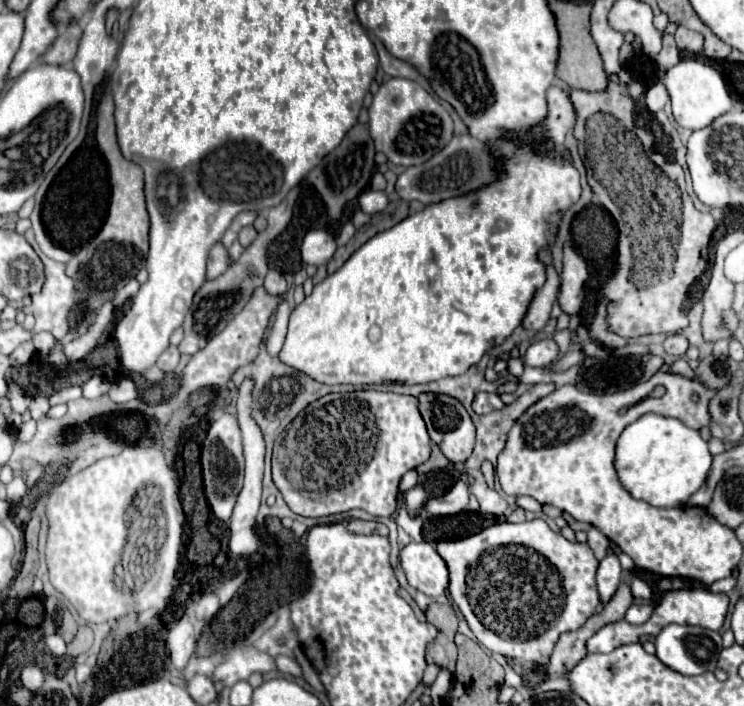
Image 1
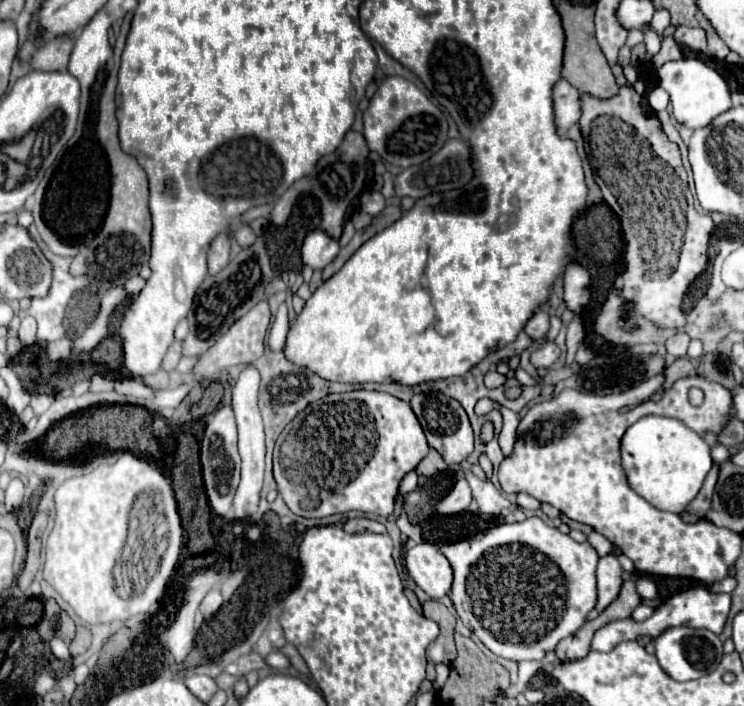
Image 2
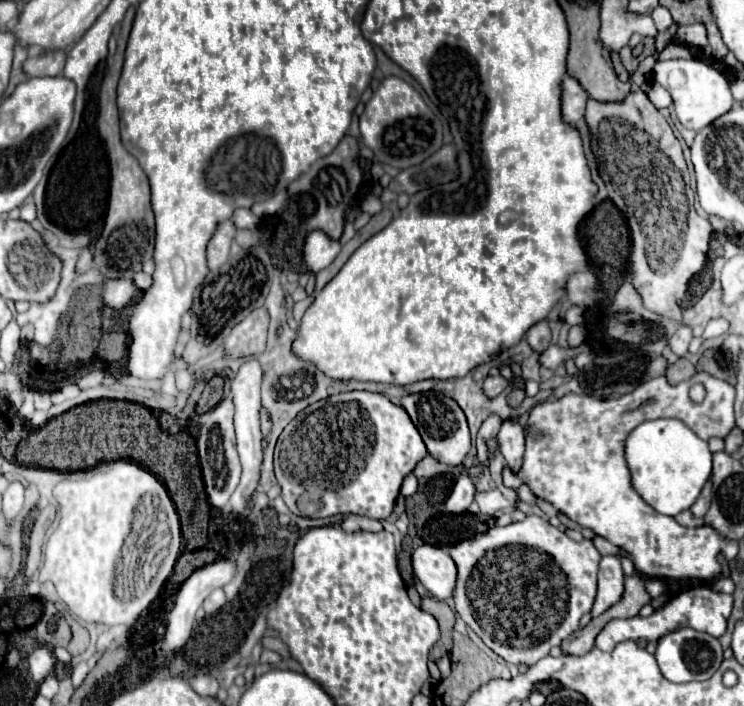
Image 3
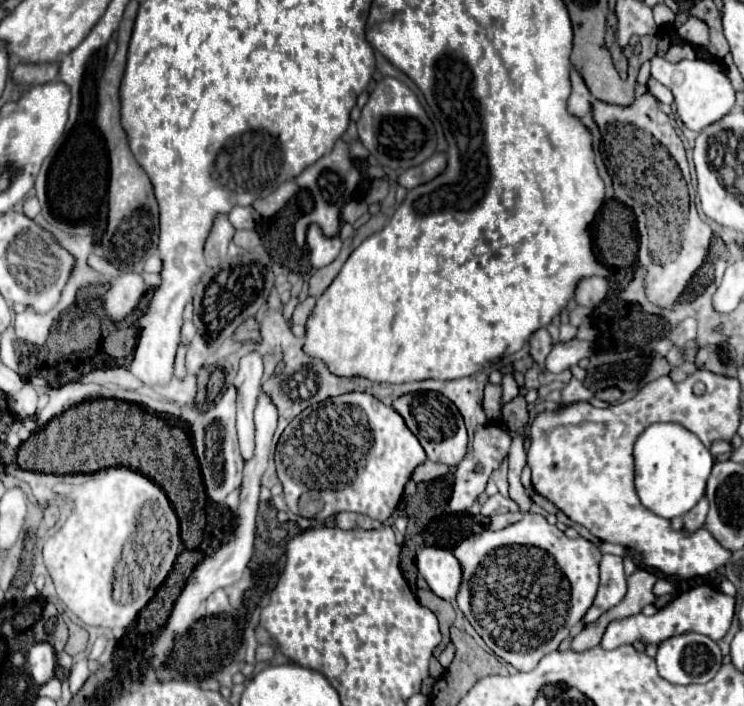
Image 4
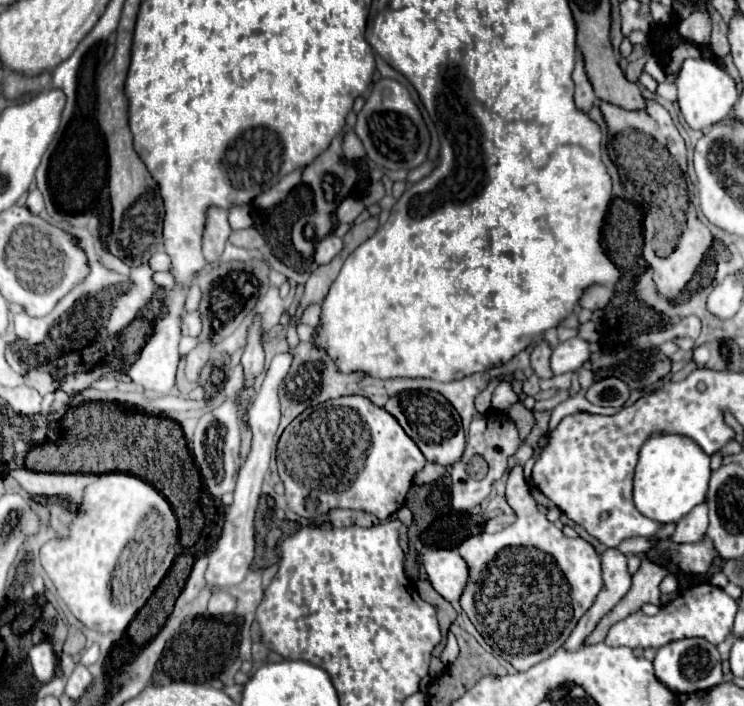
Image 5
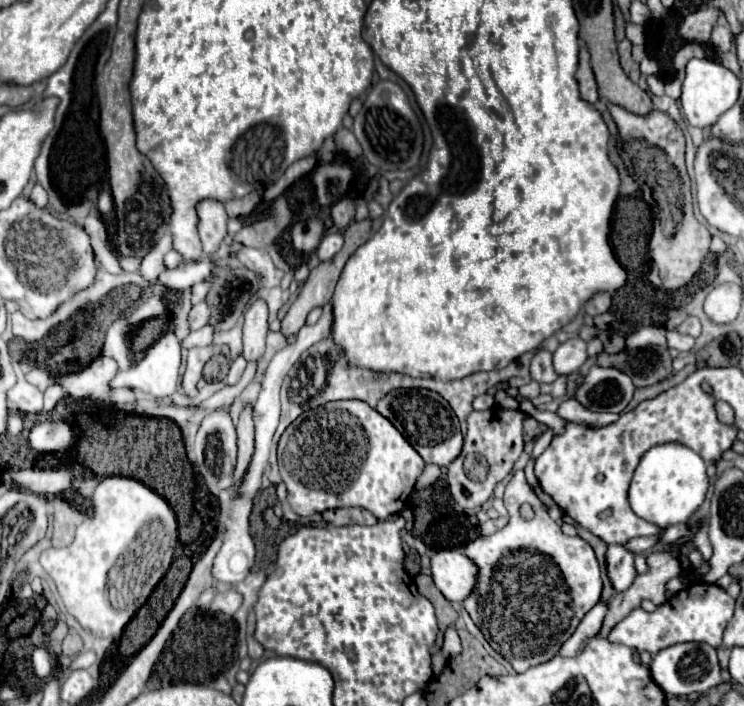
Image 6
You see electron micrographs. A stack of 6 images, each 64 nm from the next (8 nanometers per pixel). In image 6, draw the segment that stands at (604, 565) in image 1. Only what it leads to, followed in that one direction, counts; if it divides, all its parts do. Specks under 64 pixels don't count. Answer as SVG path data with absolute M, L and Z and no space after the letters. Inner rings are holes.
M614 544L608 546L606 552L606 574L612 582L614 592L624 592L630 588L630 584L636 578L636 570L634 570L634 554L628 552L624 546ZM598 602L584 618L582 622L578 624L576 632L562 644L560 648L560 654L562 656L576 656L576 652L580 652L580 648L584 648L584 644L596 636L596 632L600 630L600 624L604 620L604 614L608 610L608 604L606 602Z

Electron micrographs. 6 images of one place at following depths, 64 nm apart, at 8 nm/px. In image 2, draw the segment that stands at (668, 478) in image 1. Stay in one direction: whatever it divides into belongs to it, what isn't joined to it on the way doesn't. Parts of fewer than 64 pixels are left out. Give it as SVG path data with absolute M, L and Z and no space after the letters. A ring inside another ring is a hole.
M644 416L622 436L622 470L628 486L658 510L682 512L702 488L712 468L710 446L684 422L666 416Z

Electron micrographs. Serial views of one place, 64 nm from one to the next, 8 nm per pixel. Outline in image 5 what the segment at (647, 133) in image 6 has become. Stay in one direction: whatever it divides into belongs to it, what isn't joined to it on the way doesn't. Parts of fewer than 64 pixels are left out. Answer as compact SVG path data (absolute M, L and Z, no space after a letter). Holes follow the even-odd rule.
M646 100L642 110L624 110L620 106L602 102L600 104L604 122L612 136L624 130L640 130L652 136L658 144L662 144L668 152L672 162L676 162L683 174L687 176L687 150L680 132L674 128L668 112L654 100Z

